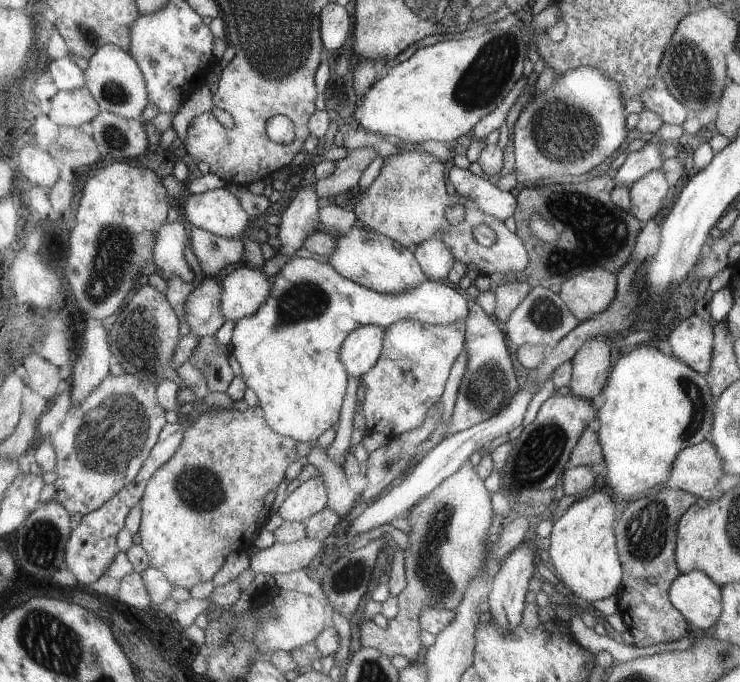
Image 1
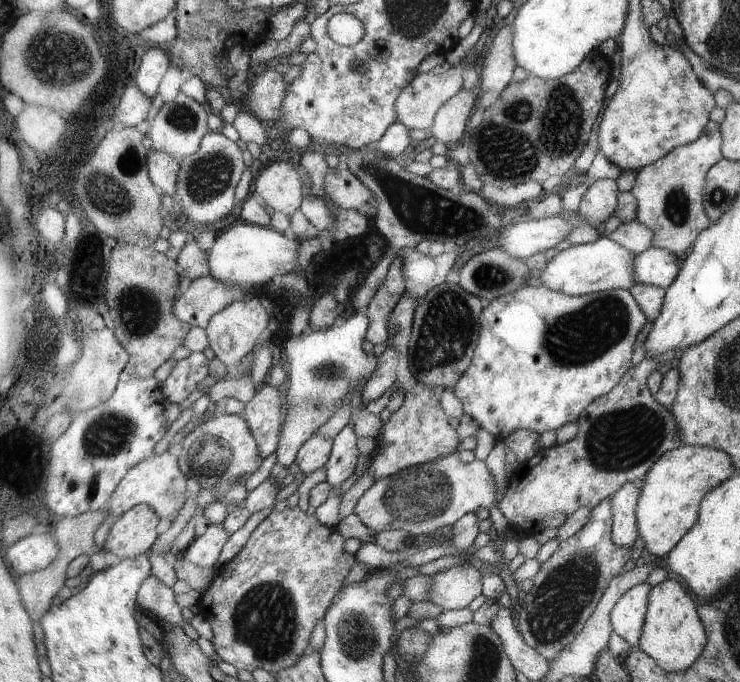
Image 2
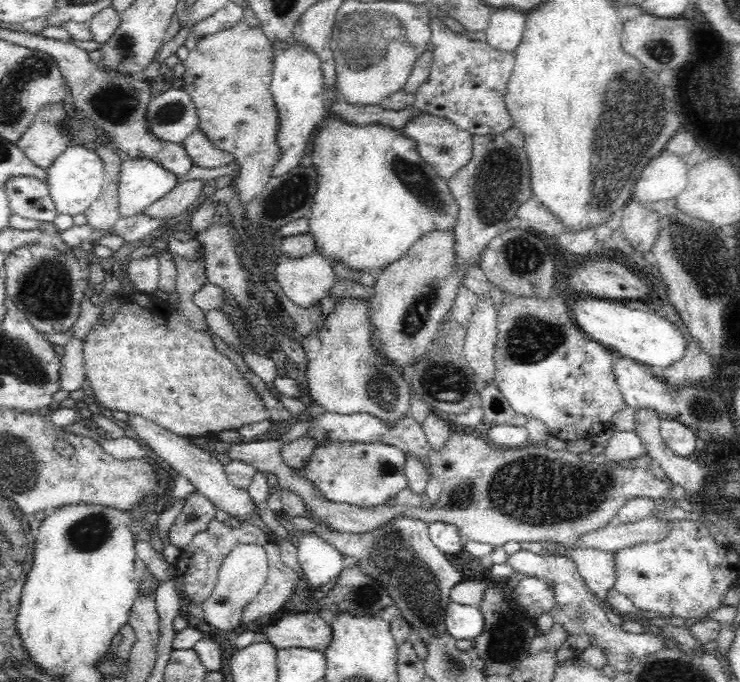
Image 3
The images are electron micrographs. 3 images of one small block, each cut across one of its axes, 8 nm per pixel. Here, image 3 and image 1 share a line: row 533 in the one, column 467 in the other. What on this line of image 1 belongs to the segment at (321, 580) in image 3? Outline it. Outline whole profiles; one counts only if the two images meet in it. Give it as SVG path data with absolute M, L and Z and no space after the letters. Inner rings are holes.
M293 258L283 266L283 270L273 278L273 294L259 306L257 314L243 318L235 324L235 336L229 350L235 354L243 368L249 388L259 396L261 406L265 408L269 426L285 436L293 436L299 442L317 442L331 426L339 424L345 398L349 392L349 372L341 360L343 344L353 336L355 330L363 326L381 326L389 328L401 320L419 320L427 324L451 324L457 320L467 320L469 298L449 282L441 280L423 280L403 292L377 292L367 286L361 286L353 280L341 276L331 264L321 264L317 260Z

